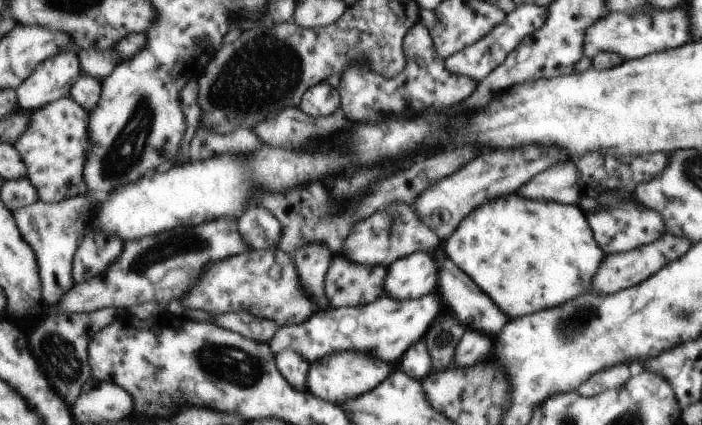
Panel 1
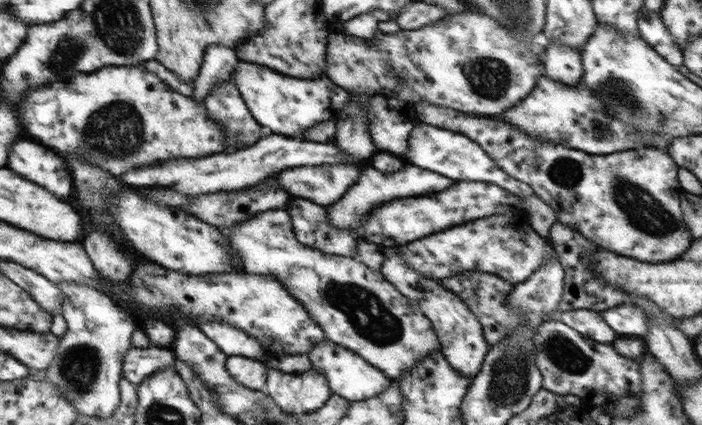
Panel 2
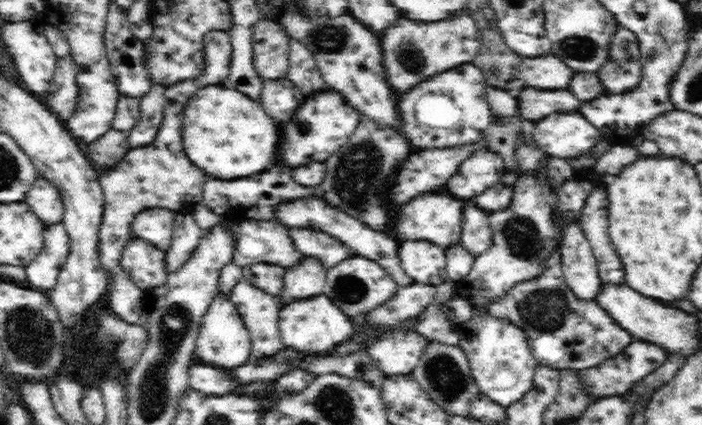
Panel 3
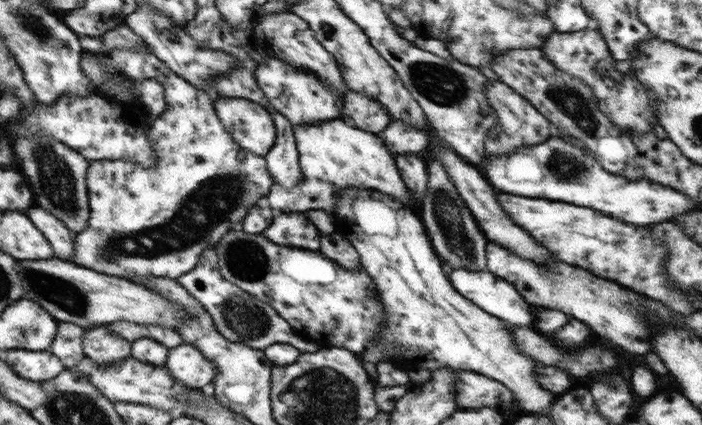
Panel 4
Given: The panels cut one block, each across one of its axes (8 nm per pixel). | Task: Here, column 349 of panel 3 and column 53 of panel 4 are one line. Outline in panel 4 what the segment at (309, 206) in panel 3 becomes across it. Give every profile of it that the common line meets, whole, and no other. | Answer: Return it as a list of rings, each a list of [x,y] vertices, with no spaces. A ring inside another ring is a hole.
[[[33,206],[33,210],[29,210],[29,218],[35,222],[35,226],[51,242],[56,258],[70,261],[75,253],[76,234],[57,216],[41,206]]]

